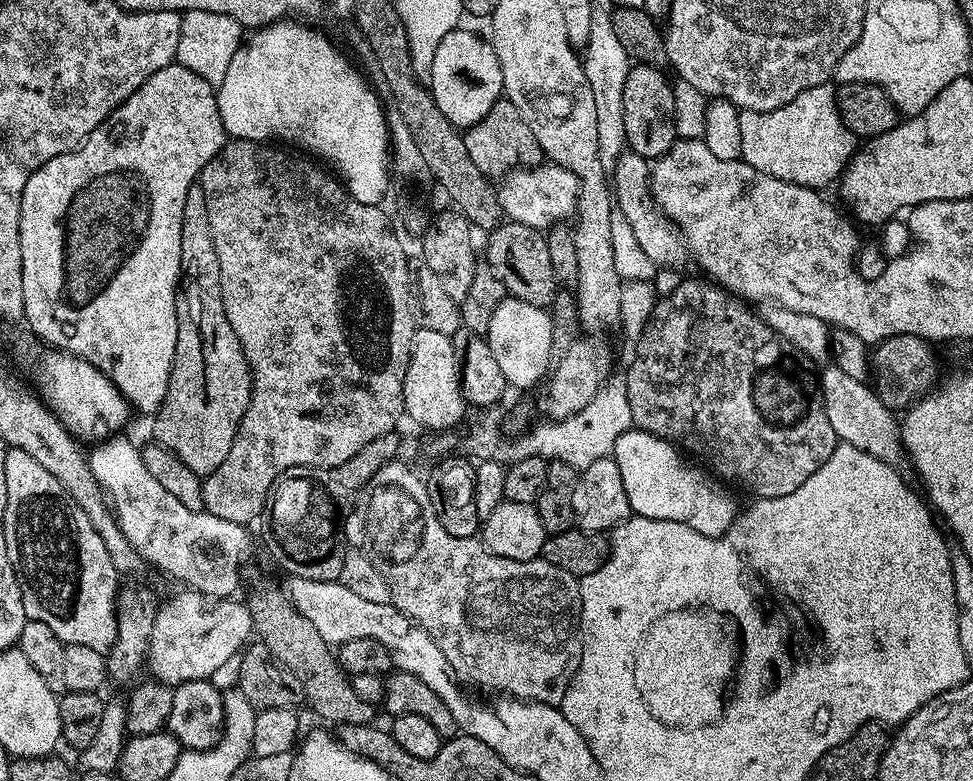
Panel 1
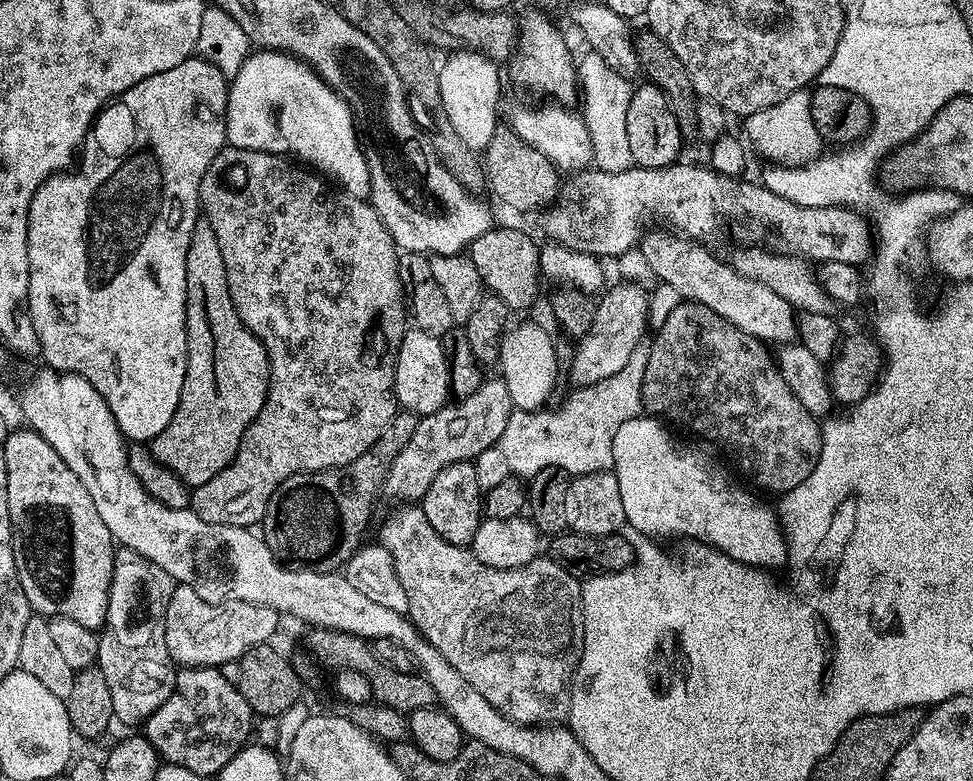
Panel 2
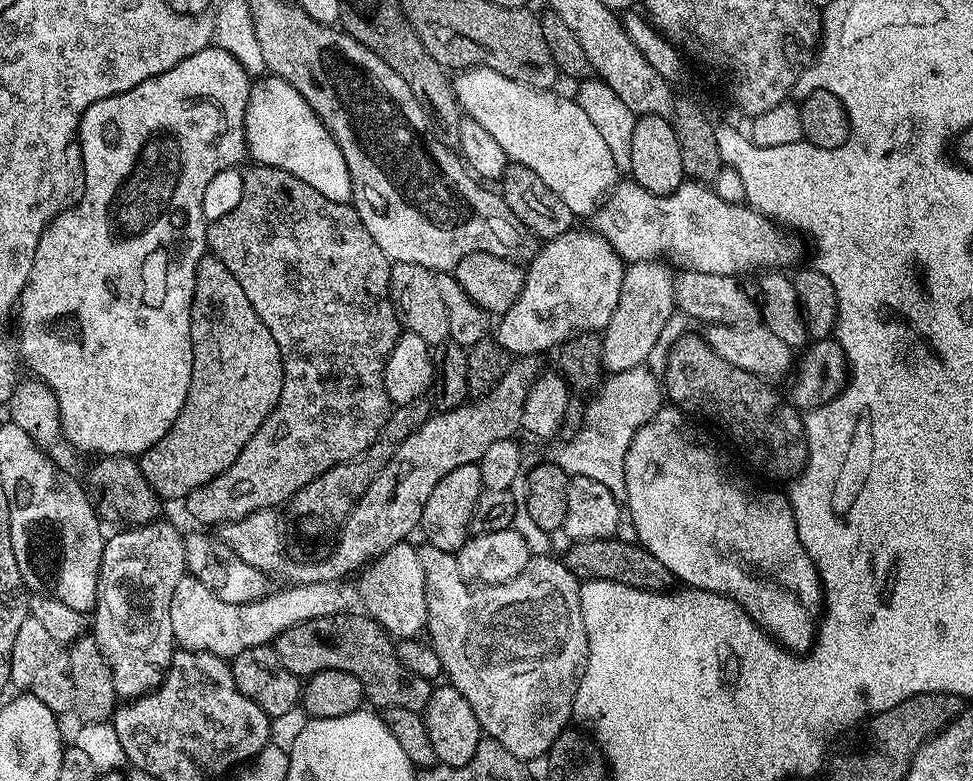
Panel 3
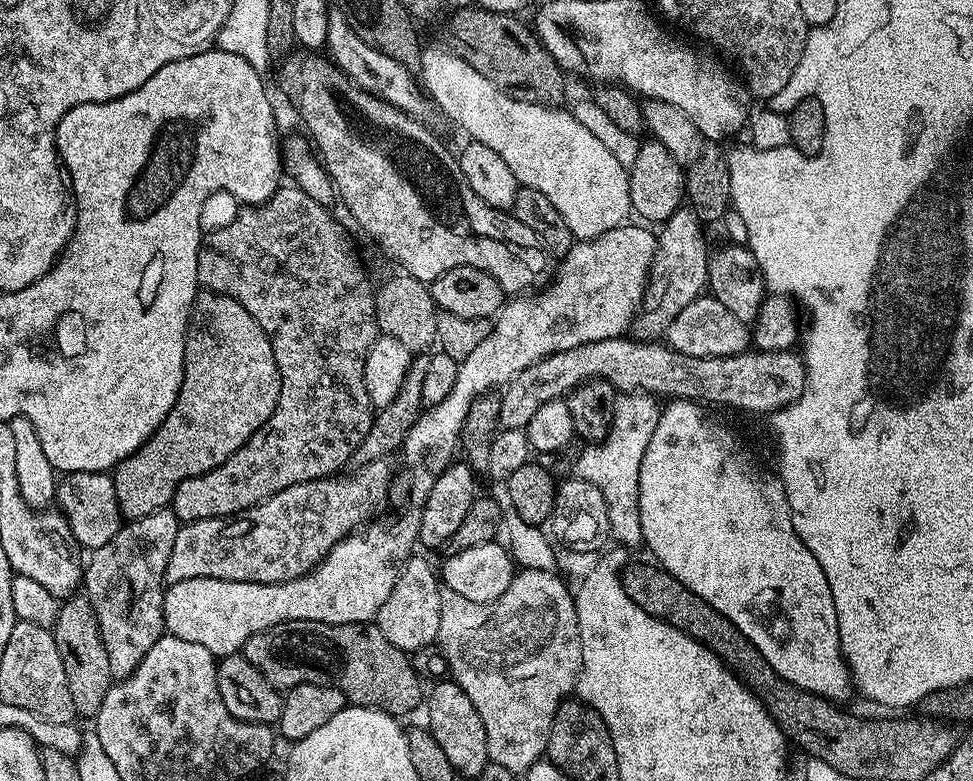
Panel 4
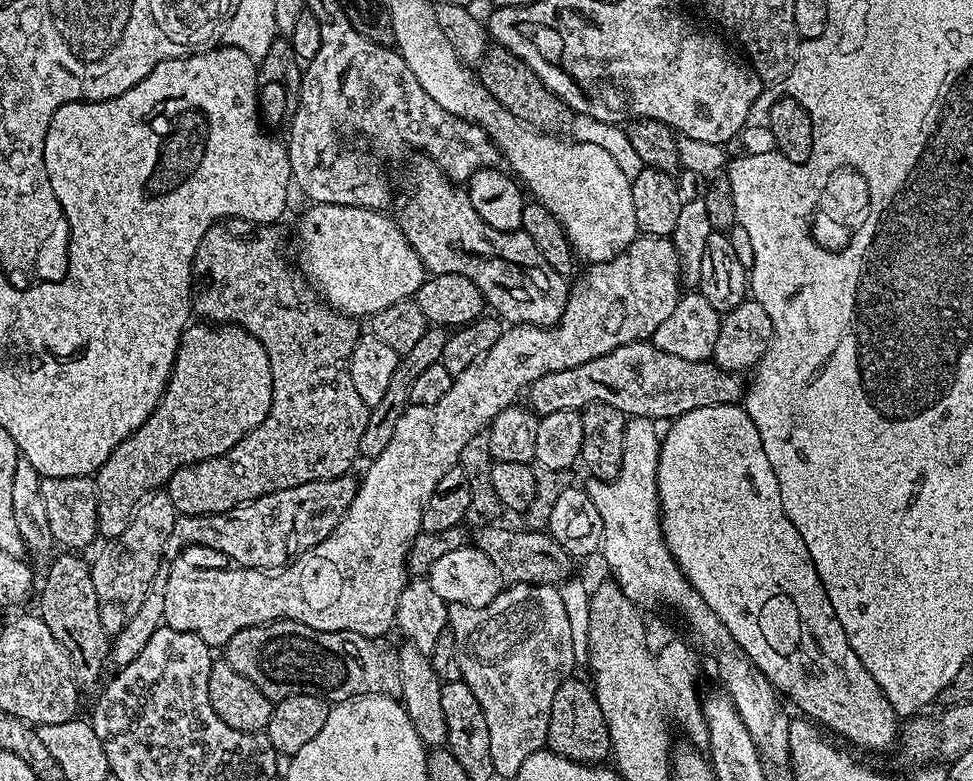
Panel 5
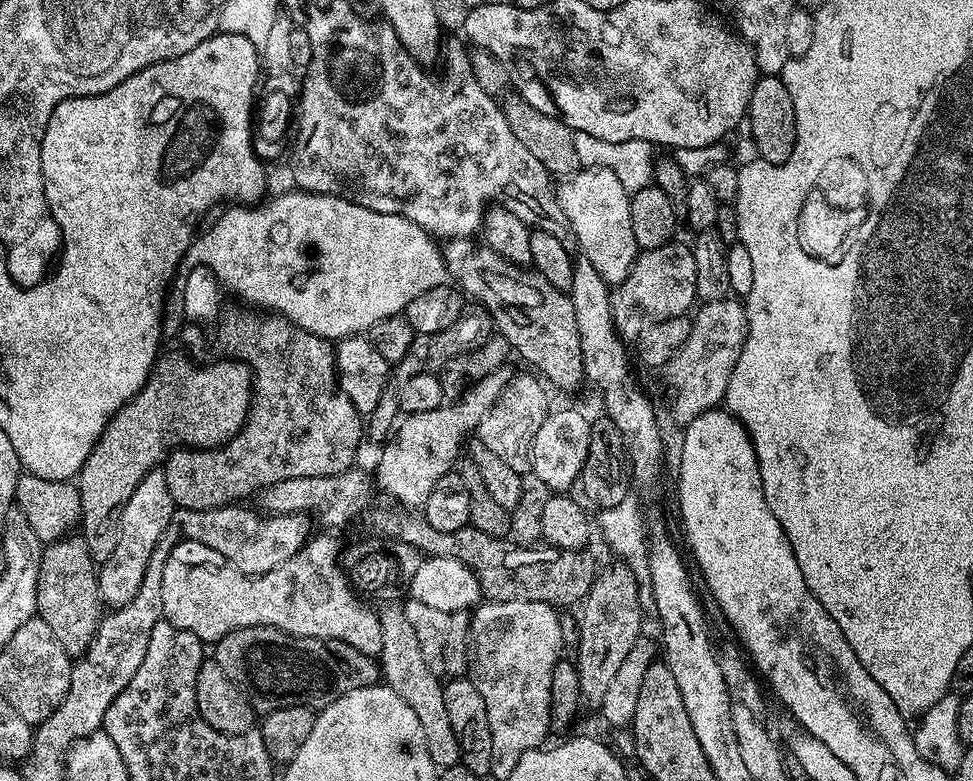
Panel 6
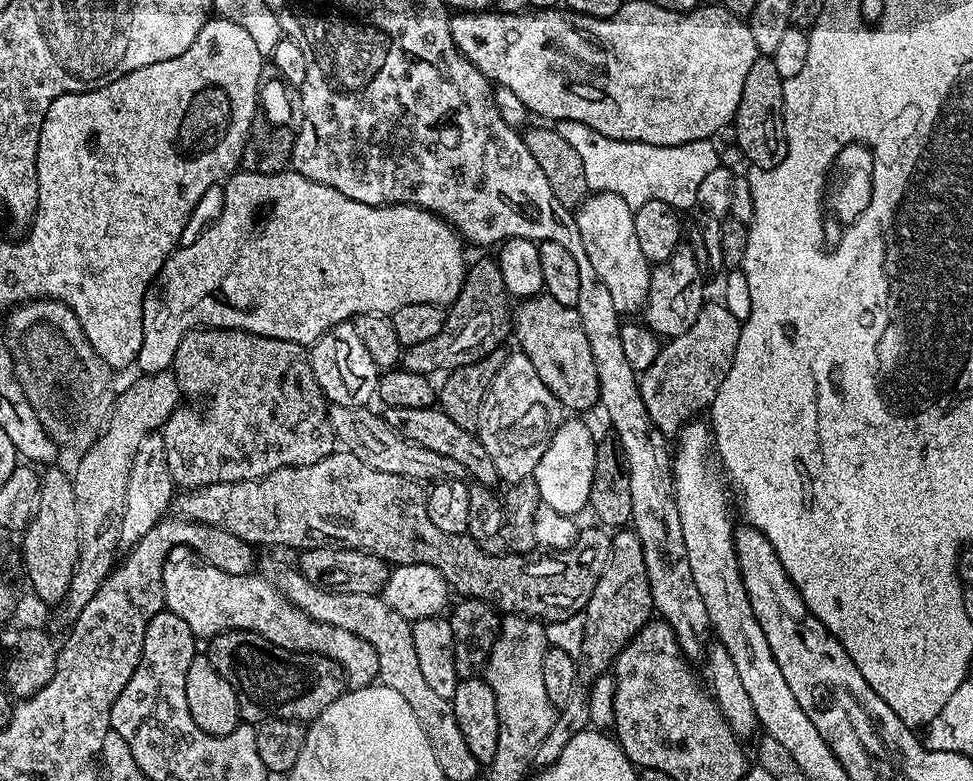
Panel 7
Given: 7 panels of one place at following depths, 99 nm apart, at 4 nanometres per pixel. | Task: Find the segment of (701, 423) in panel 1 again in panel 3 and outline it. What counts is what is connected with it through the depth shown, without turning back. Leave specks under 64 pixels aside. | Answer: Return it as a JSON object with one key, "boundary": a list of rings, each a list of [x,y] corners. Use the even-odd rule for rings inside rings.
{"boundary":[[[699,335],[680,336],[668,352],[668,365],[662,372],[662,388],[675,407],[685,413],[701,412],[708,420],[713,420],[742,451],[760,472],[765,472],[772,480],[792,482],[799,477],[808,464],[808,440],[804,436],[804,422],[801,413],[787,399],[776,392],[763,388],[763,383],[750,372],[743,372],[730,362],[726,362]]]}

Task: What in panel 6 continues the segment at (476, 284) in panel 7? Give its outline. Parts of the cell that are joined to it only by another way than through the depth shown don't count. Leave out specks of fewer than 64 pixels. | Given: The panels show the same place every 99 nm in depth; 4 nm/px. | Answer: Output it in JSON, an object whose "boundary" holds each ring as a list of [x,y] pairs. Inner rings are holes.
{"boundary":[[[478,303],[465,307],[464,312],[458,318],[458,322],[453,322],[451,326],[446,326],[446,330],[438,330],[438,334],[416,335],[410,342],[410,350],[406,350],[405,356],[399,362],[391,365],[388,374],[388,387],[382,390],[382,398],[378,398],[378,406],[374,406],[374,410],[367,413],[367,439],[368,436],[372,440],[385,439],[384,441],[387,441],[389,439],[390,433],[401,415],[396,389],[401,388],[406,382],[410,382],[410,378],[414,378],[414,374],[422,374],[423,372],[439,373],[444,365],[454,358],[466,354],[471,348],[482,346],[482,342],[486,342],[492,335],[494,335],[494,325],[488,309]]]}

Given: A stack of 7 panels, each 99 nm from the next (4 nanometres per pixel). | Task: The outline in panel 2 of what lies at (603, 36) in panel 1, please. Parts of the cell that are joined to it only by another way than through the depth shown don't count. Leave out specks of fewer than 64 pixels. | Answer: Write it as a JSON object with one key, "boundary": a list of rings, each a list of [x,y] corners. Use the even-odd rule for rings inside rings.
{"boundary":[[[591,50],[585,53],[578,60],[578,96],[582,104],[584,100],[582,115],[592,142],[592,158],[599,171],[622,174],[634,167],[626,135],[626,114],[630,111],[634,84],[628,81],[631,79],[625,73],[611,68],[606,58]]]}

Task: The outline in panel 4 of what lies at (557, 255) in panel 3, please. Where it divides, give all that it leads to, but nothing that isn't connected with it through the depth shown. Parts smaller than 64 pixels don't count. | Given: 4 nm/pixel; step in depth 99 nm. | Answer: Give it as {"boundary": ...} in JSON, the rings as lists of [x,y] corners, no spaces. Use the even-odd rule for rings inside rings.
{"boundary":[[[640,222],[632,223],[606,230],[606,234],[598,234],[598,238],[593,240],[576,240],[571,250],[559,261],[556,281],[549,288],[541,287],[535,294],[520,294],[509,299],[495,317],[486,339],[464,360],[459,361],[460,369],[454,390],[450,390],[450,394],[446,394],[446,398],[442,398],[438,406],[424,408],[414,426],[410,426],[410,434],[404,440],[402,455],[405,466],[412,468],[412,500],[416,506],[423,505],[434,482],[453,463],[455,456],[452,455],[455,452],[457,455],[460,448],[460,432],[464,429],[466,414],[477,396],[486,396],[493,390],[503,389],[519,372],[526,370],[526,366],[534,366],[534,362],[550,354],[574,350],[574,346],[590,342],[602,342],[606,338],[624,336],[631,329],[632,321],[636,319],[644,302],[648,271],[654,262],[657,238],[657,233],[651,227]]]}

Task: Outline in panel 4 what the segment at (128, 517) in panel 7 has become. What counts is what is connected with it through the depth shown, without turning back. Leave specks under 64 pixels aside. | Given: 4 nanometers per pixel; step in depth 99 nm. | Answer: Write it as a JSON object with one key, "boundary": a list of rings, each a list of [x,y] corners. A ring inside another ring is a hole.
{"boundary":[[[171,507],[159,508],[154,514],[128,520],[106,546],[95,549],[89,555],[92,557],[86,560],[82,584],[94,606],[115,681],[128,677],[140,665],[146,650],[165,633],[164,575],[180,526],[181,521],[177,520]]]}

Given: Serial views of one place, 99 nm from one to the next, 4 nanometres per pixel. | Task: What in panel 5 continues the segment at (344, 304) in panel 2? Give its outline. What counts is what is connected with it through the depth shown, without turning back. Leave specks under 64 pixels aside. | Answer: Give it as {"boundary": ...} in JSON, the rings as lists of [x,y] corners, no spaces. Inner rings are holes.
{"boundary":[[[224,222],[213,224],[198,242],[194,268],[197,273],[205,272],[209,278],[208,285],[195,293],[194,312],[201,321],[236,324],[258,338],[270,358],[272,401],[270,414],[266,414],[263,422],[250,430],[242,442],[226,450],[226,454],[182,466],[168,479],[168,497],[182,516],[229,512],[266,494],[290,490],[290,486],[349,475],[353,471],[352,463],[360,456],[362,430],[366,430],[370,411],[358,390],[354,390],[354,378],[350,378],[350,358],[362,334],[362,328],[356,325],[359,323],[353,317],[328,307],[323,299],[318,298],[309,281],[284,261],[280,253],[280,236],[275,227],[231,232],[226,225]]]}

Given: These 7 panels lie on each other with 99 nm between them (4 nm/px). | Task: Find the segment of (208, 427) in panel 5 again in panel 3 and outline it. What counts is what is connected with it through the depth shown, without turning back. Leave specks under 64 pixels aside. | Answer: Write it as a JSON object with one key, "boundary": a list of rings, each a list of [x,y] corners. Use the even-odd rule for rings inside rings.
{"boundary":[[[211,254],[201,256],[198,262],[190,338],[194,366],[186,402],[170,430],[138,457],[146,482],[164,502],[183,501],[203,484],[218,478],[242,454],[242,446],[254,438],[282,394],[284,371],[274,334],[254,314],[254,306],[242,294],[238,278]]]}

